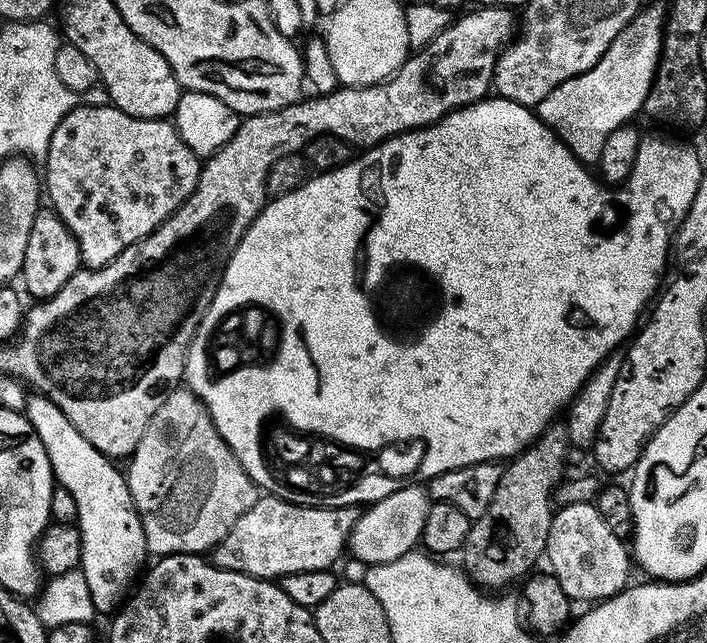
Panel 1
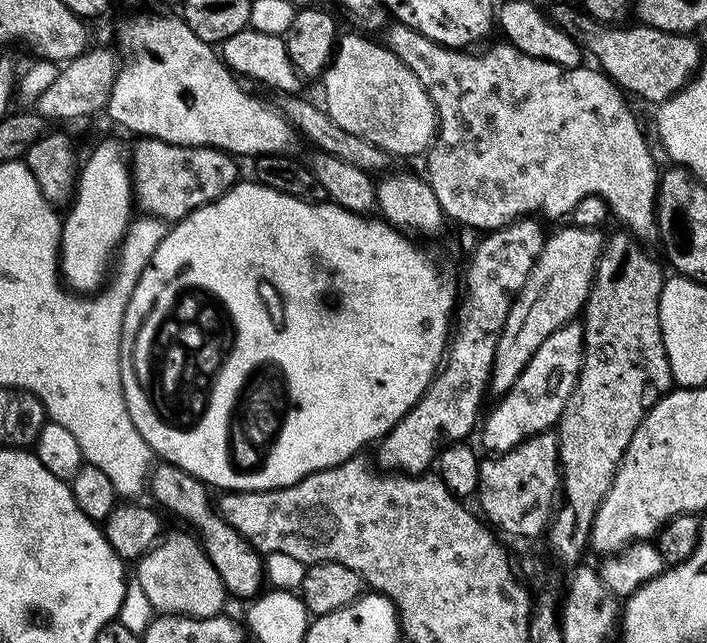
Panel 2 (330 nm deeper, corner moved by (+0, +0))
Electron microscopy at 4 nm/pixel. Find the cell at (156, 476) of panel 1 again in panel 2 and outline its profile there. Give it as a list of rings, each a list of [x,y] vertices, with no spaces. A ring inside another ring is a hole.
[[[187,531],[184,532],[172,532],[169,536],[167,533],[163,539],[152,545],[151,550],[135,561],[135,583],[142,586],[142,594],[146,594],[150,606],[157,613],[190,616],[197,620],[219,616],[225,611],[224,600],[226,601],[222,578],[218,578],[218,570],[214,570],[199,539]]]

